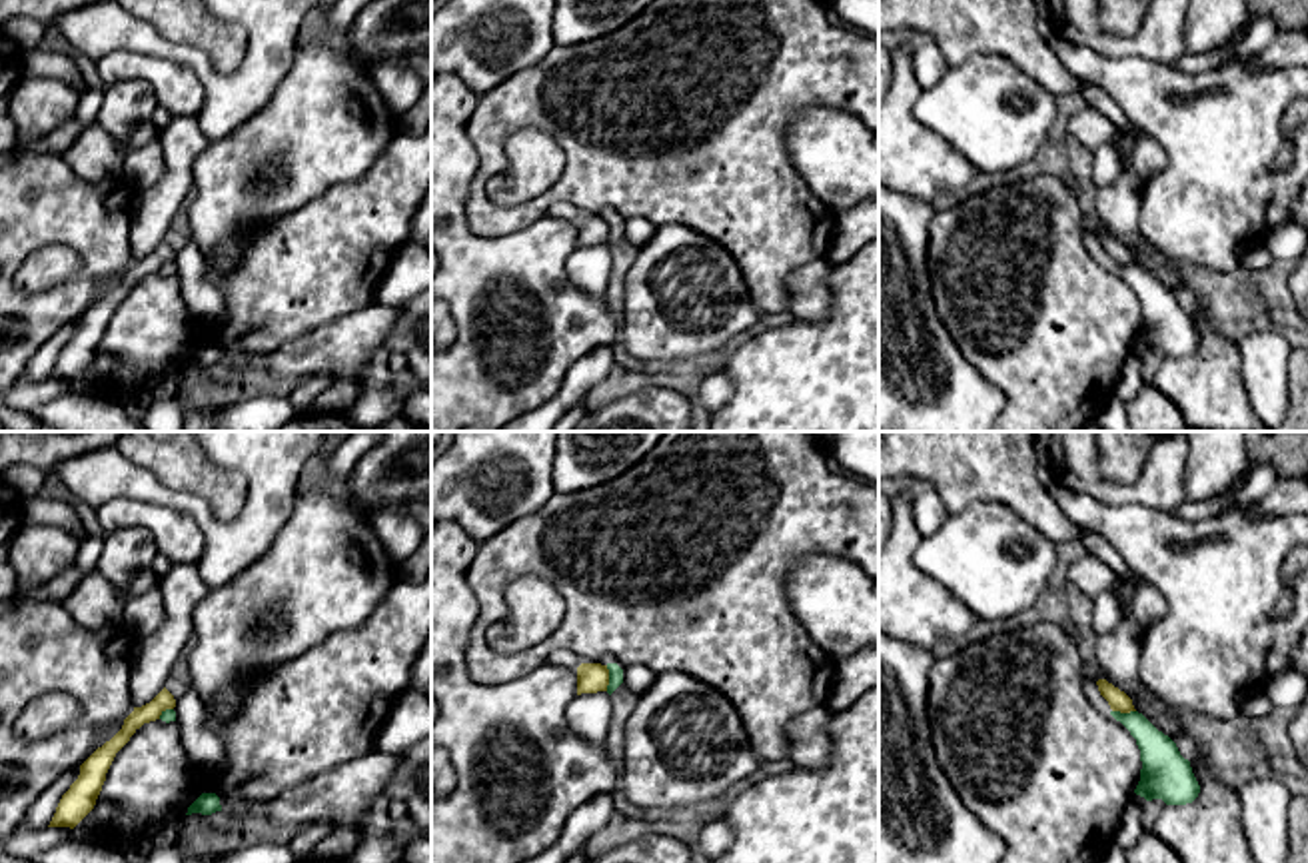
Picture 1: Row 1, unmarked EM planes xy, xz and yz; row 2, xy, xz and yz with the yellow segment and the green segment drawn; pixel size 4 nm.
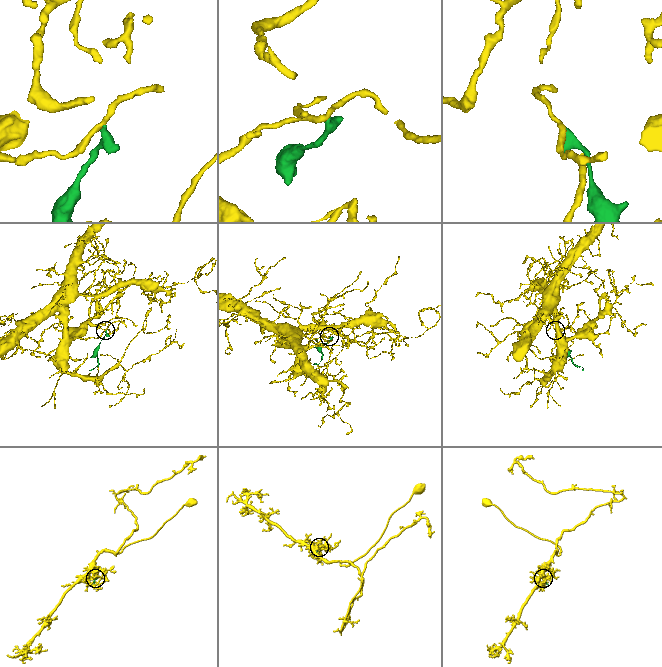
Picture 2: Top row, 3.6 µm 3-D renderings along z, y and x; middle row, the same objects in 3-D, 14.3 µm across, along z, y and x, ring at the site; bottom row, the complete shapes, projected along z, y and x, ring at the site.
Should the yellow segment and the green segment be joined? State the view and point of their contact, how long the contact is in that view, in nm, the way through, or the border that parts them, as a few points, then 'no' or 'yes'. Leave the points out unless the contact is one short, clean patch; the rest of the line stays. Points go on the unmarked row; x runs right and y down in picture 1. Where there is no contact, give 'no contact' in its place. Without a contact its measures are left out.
xz (608, 230) | 100 nm | along xz (606, 218), (608, 242) | no

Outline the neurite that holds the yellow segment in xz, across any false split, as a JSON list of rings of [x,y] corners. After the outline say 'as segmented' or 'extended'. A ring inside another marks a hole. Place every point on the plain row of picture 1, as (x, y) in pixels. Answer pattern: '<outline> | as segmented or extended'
[[[581,216],[577,220],[577,248],[607,244],[609,222],[601,216]]] | as segmented

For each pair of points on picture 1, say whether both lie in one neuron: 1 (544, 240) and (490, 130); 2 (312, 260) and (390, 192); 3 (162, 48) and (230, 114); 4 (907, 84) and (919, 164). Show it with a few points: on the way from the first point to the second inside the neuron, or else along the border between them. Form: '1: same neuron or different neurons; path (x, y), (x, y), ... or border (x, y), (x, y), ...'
1: different neurons; border (544, 214), (496, 236)
2: same neuron; path (332, 248), (370, 210)
3: same neuron; path (182, 54), (224, 94)
4: same neuron; path (903, 104), (903, 144)

